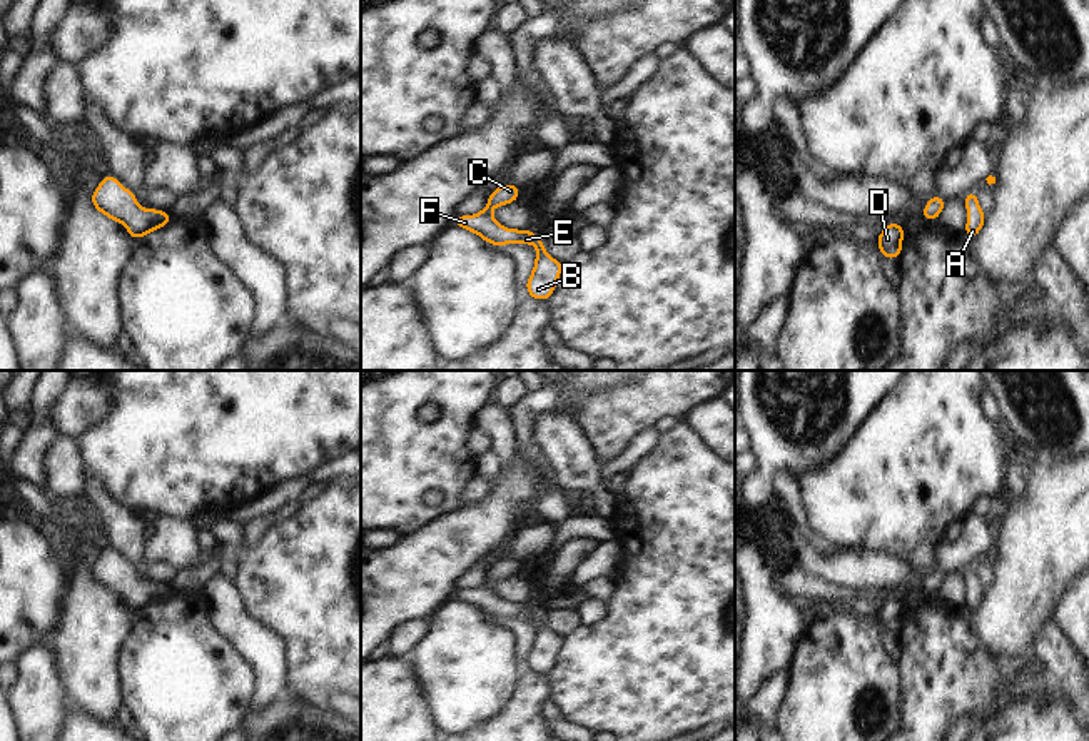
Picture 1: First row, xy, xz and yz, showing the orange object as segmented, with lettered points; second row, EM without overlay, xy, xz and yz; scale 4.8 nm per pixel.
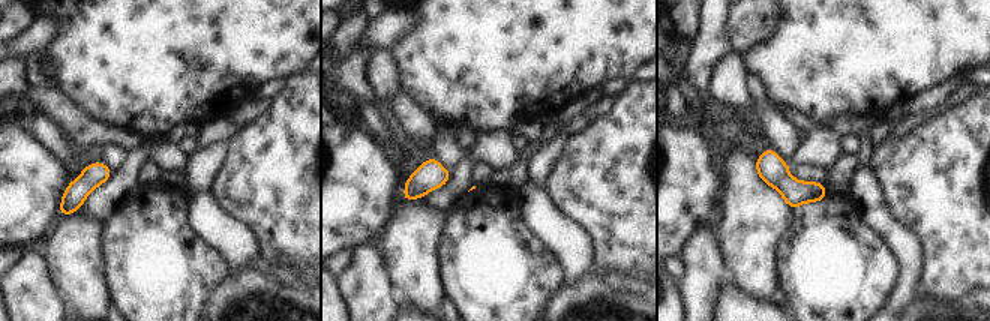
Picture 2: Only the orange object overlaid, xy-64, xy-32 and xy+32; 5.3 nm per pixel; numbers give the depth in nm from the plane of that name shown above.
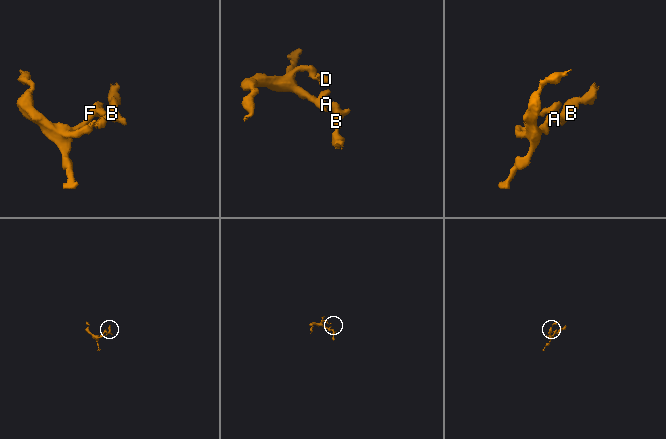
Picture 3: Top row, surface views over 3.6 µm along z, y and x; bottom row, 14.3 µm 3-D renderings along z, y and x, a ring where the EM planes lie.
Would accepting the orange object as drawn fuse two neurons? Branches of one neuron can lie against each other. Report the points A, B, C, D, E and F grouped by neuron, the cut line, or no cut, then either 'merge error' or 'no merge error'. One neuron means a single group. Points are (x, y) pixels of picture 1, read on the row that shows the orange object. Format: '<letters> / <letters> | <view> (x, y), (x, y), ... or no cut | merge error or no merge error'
A B C D E F | no cut | no merge error

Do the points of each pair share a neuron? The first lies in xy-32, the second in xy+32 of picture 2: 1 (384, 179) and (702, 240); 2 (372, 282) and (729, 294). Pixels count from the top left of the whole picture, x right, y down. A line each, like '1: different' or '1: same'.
1: different
2: different

